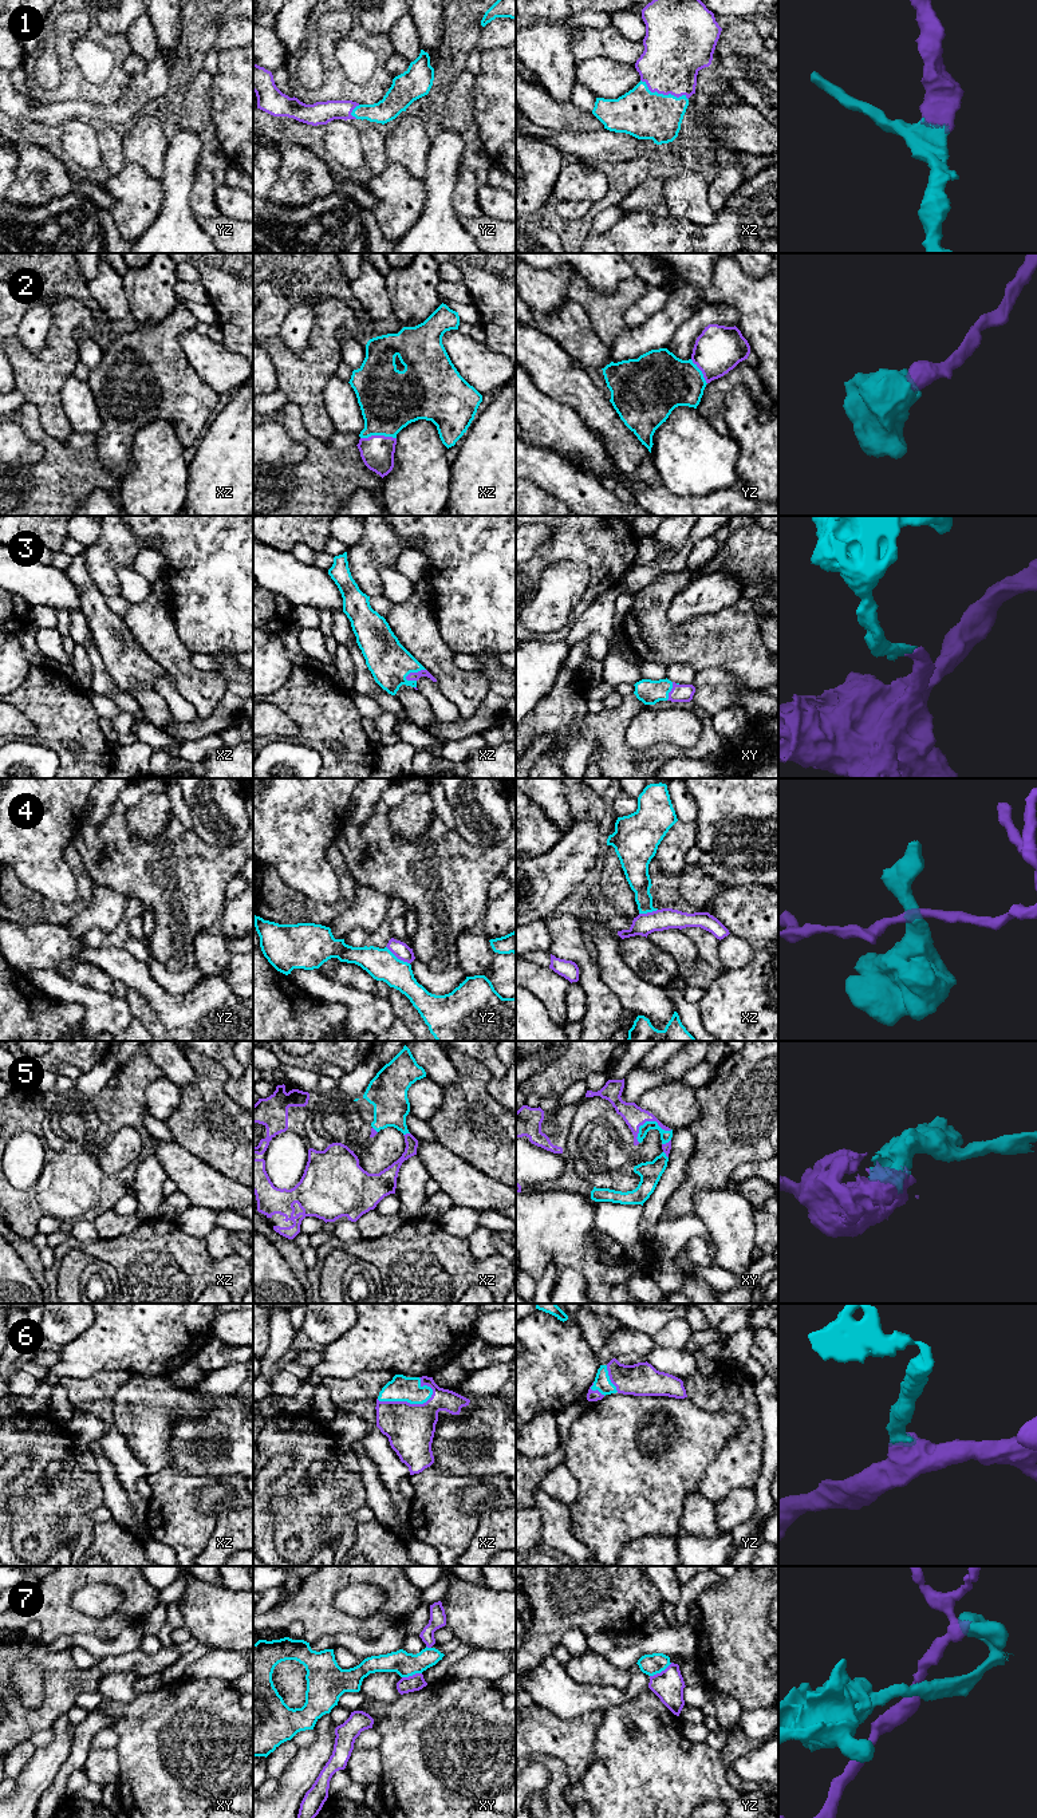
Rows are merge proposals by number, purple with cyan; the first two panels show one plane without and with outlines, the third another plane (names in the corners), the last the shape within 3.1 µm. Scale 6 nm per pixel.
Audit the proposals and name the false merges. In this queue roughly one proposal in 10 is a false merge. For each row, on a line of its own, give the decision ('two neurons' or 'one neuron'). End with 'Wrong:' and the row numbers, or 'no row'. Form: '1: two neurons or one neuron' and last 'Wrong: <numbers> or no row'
1: one neuron
2: one neuron
3: one neuron
4: two neurons
5: one neuron
6: one neuron
7: two neurons
Wrong: 4, 7

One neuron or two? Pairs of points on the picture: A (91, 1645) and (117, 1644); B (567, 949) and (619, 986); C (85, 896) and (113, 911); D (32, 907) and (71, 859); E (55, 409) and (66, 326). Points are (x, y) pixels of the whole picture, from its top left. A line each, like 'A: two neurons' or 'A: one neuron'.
A: one neuron
B: two neurons
C: two neurons
D: one neuron
E: one neuron

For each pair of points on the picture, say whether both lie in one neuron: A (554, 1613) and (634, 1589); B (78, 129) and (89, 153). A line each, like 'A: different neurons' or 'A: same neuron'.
A: same neuron
B: same neuron

